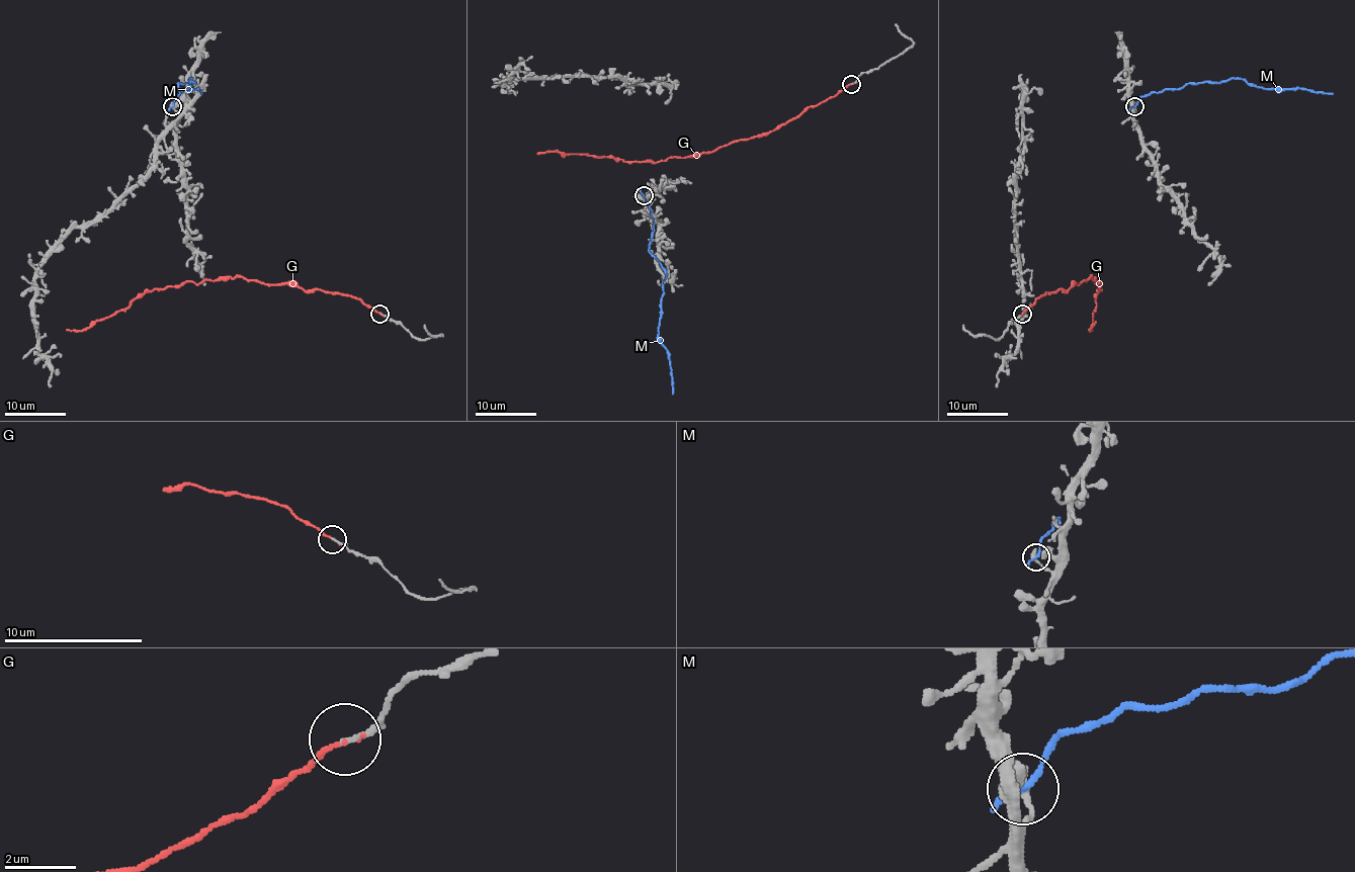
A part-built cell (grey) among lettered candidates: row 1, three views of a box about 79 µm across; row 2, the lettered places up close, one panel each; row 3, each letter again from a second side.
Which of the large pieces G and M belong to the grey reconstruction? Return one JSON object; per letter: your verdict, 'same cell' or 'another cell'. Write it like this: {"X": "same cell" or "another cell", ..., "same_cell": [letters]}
{"G": "same cell", "M": "another cell", "same_cell": ["G"]}

